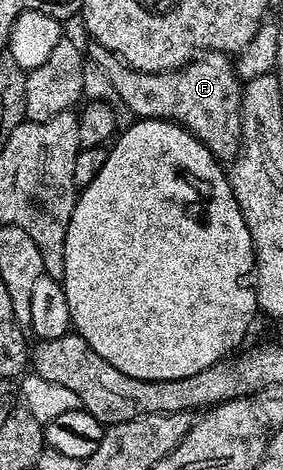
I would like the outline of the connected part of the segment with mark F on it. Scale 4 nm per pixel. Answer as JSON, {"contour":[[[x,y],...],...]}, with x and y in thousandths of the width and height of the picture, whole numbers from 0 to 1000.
{"contour":[[[318,87],[311,96],[311,130],[350,143],[364,162],[378,162],[410,215],[428,215],[470,240],[470,247],[488,253],[572,251],[583,260],[615,260],[661,272],[784,349],[820,347],[823,338],[852,326],[852,194],[859,174],[837,162],[837,143],[816,130],[813,117],[724,111],[671,132],[664,140],[640,143],[636,149],[594,149],[583,157],[523,157],[463,147],[435,126],[413,123],[346,89]]]}

